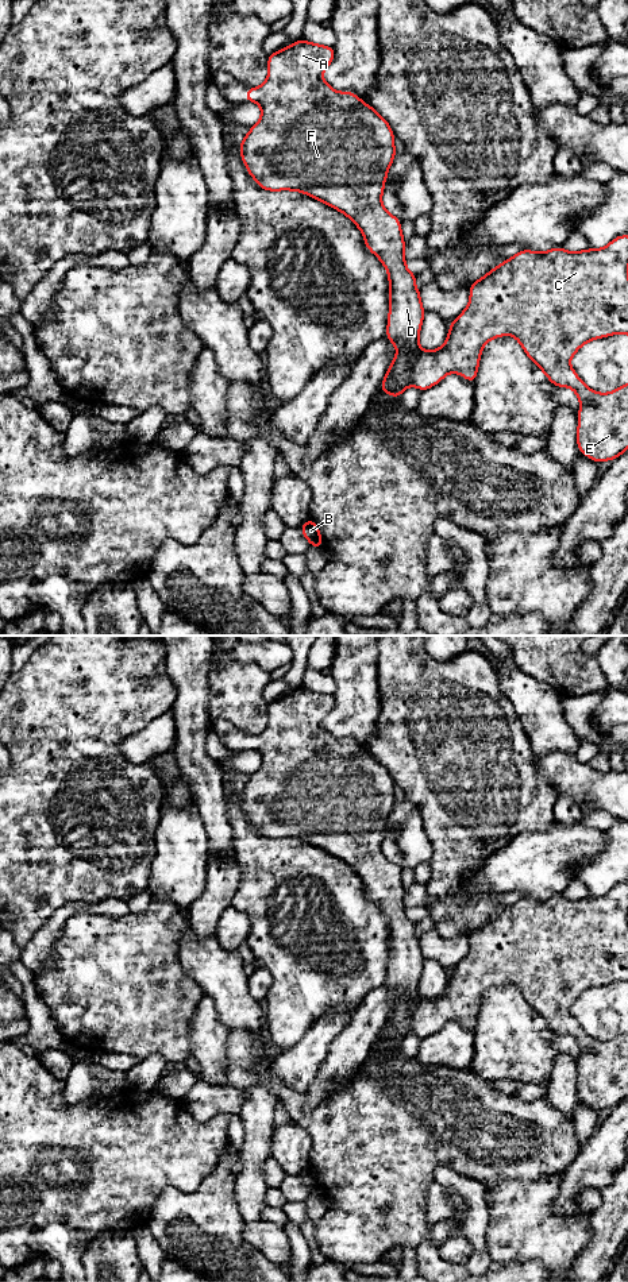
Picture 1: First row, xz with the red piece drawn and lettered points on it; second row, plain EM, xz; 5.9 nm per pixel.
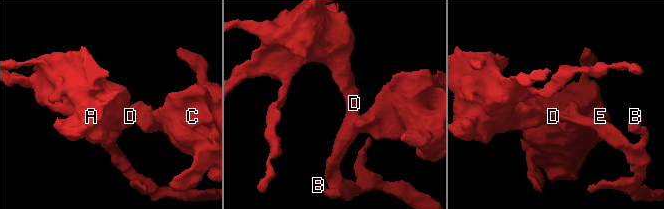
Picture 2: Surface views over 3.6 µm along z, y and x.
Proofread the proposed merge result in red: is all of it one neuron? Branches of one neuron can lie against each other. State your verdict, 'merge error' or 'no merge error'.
merge error

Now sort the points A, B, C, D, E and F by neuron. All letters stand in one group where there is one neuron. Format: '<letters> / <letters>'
A B D F / C E

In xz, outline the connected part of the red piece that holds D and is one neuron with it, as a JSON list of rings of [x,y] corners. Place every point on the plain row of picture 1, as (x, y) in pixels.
[[[304,687],[267,706],[269,722],[259,735],[247,735],[244,749],[257,750],[262,762],[239,792],[242,810],[259,835],[270,839],[305,841],[344,861],[362,880],[365,892],[389,923],[389,964],[386,985],[400,999],[380,1036],[401,1044],[413,1032],[413,1012],[420,1001],[419,981],[425,958],[421,954],[416,922],[405,914],[401,868],[382,853],[388,818],[396,804],[394,781],[389,771],[354,740],[336,740],[321,725],[335,706],[331,694]]]

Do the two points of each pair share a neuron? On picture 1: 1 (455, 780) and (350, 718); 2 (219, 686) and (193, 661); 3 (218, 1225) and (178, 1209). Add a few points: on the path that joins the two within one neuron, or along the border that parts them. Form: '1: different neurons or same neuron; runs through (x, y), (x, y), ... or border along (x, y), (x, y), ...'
1: different neurons; border along (381, 702), (377, 728), (370, 740), (369, 752)
2: different neurons; border along (211, 665), (208, 675), (208, 707)
3: same neuron; runs through (208, 1220), (199, 1211), (188, 1211)

